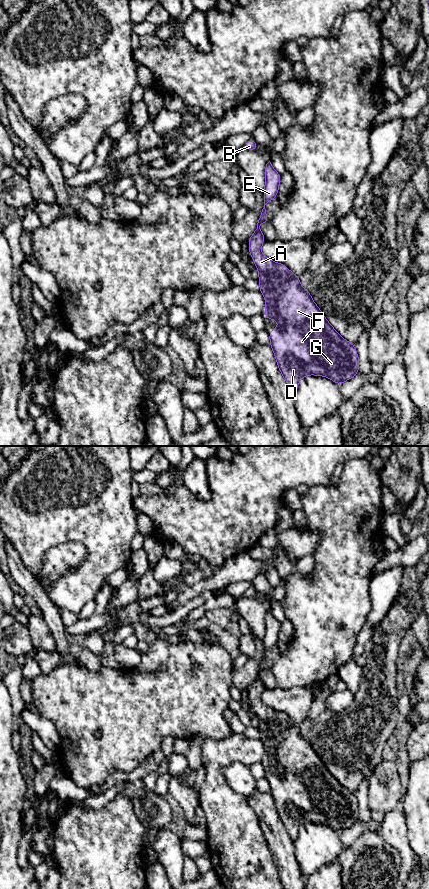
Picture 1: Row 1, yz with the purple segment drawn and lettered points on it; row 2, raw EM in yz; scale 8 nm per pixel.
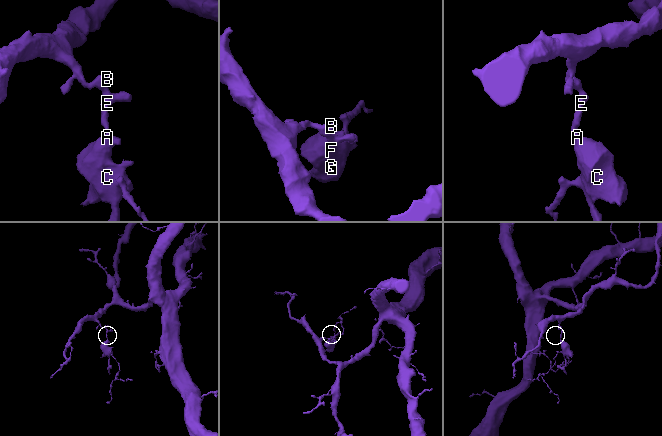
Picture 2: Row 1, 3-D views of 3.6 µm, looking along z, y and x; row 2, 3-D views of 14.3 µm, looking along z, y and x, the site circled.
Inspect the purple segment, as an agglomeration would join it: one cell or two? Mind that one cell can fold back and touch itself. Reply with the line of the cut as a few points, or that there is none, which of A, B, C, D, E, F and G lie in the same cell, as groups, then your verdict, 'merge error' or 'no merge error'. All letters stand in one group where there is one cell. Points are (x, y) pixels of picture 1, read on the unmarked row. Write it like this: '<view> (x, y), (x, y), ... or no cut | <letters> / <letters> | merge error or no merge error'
no cut | A B C D E F G | no merge error

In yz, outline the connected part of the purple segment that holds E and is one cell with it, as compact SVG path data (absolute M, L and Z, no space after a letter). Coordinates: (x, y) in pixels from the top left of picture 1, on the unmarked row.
M269 609L265 614L264 656L257 677L248 688L249 701L259 719L259 739L264 743L266 750L265 767L274 767L280 771L269 780L270 794L292 841L297 839L300 827L306 823L325 824L341 833L359 820L359 806L355 793L343 787L331 774L321 757L314 751L309 739L301 734L299 724L293 722L284 712L276 711L261 701L265 685L260 674L269 669L265 653L277 644L280 627L281 623Z

